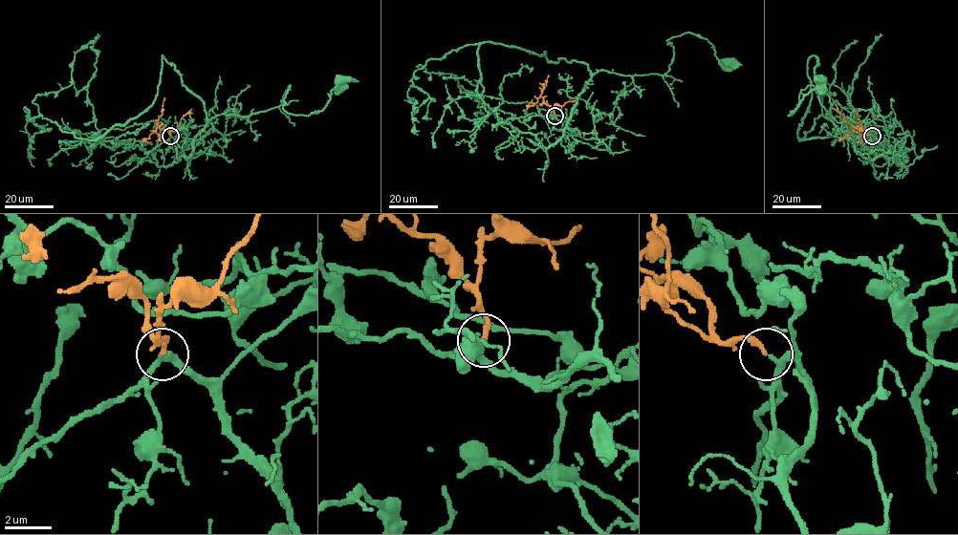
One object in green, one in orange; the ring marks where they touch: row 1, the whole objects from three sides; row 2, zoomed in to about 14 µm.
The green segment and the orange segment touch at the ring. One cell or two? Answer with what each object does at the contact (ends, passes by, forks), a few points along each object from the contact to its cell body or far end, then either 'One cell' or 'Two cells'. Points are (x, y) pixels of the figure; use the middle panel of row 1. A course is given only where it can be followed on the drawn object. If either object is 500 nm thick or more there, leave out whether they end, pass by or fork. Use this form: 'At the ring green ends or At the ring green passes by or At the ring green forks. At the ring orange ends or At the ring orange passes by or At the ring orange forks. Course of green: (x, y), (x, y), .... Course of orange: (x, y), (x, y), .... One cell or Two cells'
At the ring green passes by. At the ring orange ends. Course of green: (555, 117), (569, 120), (600, 70), (665, 74), (673, 56), (665, 41), (673, 36), (706, 38), (725, 65). Course of orange: (555, 116), (541, 96), (548, 74). One cell

